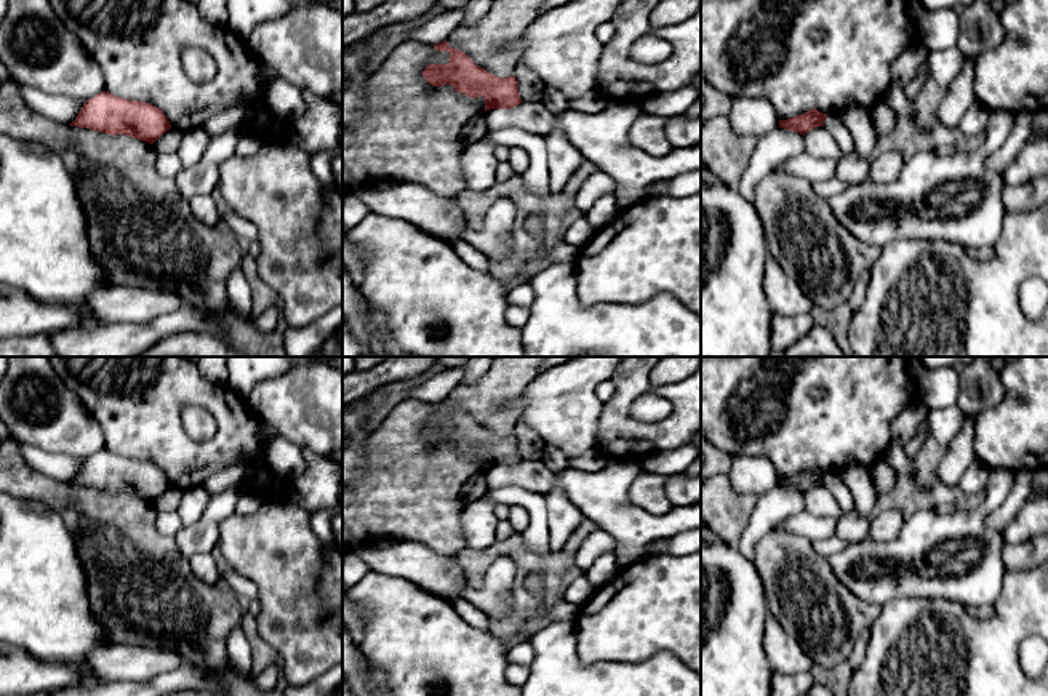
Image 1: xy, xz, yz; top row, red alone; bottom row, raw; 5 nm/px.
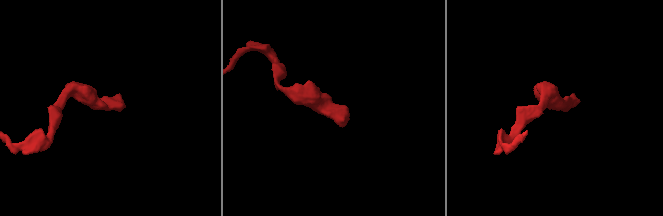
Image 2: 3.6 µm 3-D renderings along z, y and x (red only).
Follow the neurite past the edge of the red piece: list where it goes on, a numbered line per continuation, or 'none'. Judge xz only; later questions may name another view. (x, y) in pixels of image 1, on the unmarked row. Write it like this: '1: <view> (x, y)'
none

